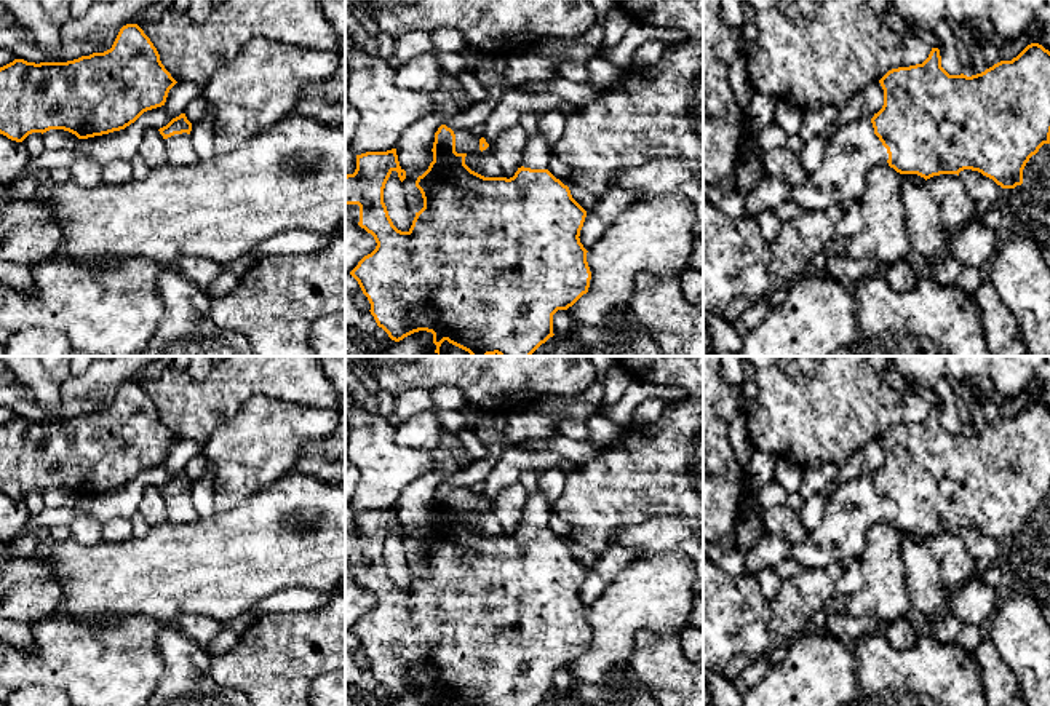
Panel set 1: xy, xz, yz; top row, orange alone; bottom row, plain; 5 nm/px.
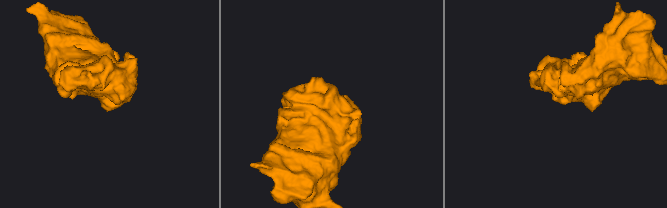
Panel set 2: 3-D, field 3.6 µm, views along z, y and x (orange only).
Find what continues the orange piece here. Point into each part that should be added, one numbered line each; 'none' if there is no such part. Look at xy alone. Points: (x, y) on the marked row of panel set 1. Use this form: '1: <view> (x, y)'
1: xy (179, 150)

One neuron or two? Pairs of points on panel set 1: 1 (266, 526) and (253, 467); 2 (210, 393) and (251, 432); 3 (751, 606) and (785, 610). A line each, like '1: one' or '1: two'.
1: two
2: two
3: two

